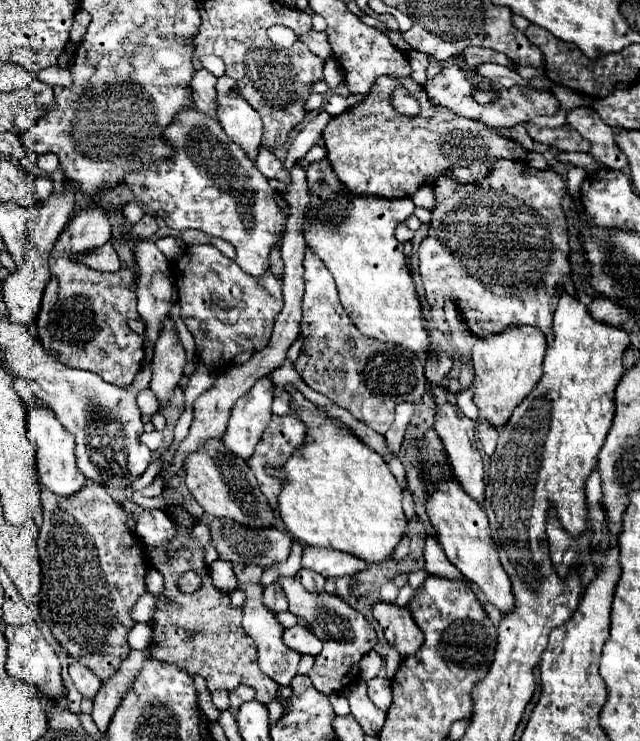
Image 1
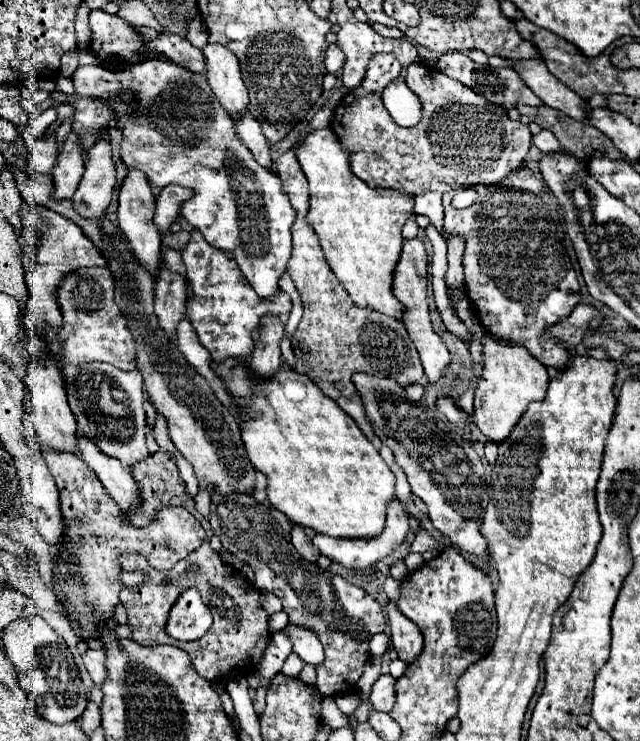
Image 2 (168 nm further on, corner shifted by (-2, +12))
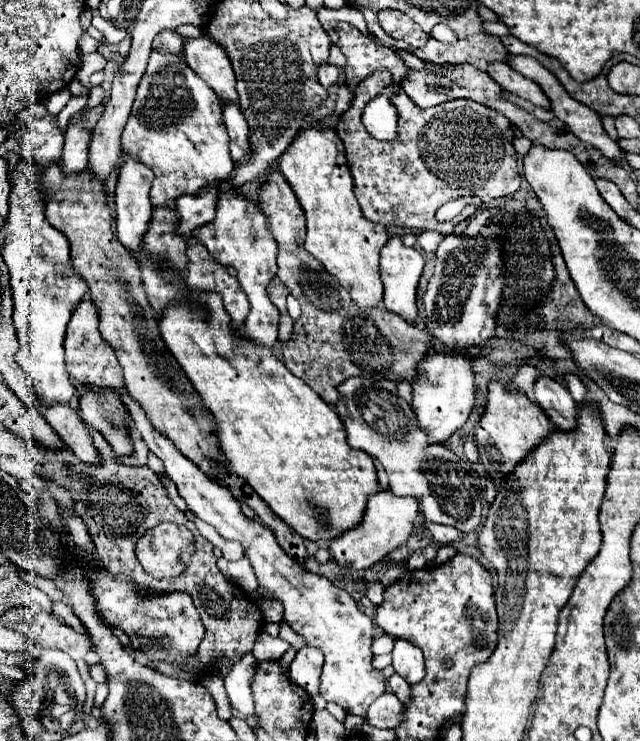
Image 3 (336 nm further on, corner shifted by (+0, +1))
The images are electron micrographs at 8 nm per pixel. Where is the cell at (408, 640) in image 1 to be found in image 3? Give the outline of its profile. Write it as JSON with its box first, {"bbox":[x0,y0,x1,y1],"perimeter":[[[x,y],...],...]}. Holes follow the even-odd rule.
{"bbox":[392,639,426,685],"perimeter":[[[398,639],[394,645],[394,651],[392,651],[392,657],[394,657],[392,665],[394,665],[396,673],[400,677],[404,677],[408,685],[414,685],[424,679],[424,673],[426,673],[424,671],[424,657],[418,647],[414,647],[408,641]]]}

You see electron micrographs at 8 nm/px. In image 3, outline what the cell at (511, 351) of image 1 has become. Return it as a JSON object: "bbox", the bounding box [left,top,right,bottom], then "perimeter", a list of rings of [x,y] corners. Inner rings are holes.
{"bbox":[474,381,552,485],"perimeter":[[[492,381],[488,389],[488,407],[476,425],[474,439],[488,477],[492,477],[498,485],[498,479],[506,479],[506,475],[514,473],[514,467],[520,463],[522,457],[530,453],[530,447],[536,447],[538,443],[542,443],[542,439],[546,439],[546,435],[552,431],[552,423],[546,413],[526,395],[508,393],[508,389],[498,381]]]}

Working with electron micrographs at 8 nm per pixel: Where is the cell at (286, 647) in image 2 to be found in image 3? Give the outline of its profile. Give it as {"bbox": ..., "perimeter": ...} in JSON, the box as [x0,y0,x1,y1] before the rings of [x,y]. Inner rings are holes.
{"bbox":[120,391,386,717],"perimeter":[[[120,391],[120,399],[128,407],[128,413],[136,429],[142,433],[142,439],[146,441],[148,449],[162,459],[168,477],[176,483],[178,493],[188,503],[190,511],[196,513],[196,517],[200,517],[208,525],[212,525],[222,537],[242,543],[244,557],[250,559],[258,575],[260,597],[264,593],[270,593],[276,599],[280,599],[284,603],[284,619],[290,623],[290,627],[298,635],[302,635],[310,647],[318,647],[324,653],[326,661],[320,677],[320,695],[326,701],[332,701],[346,709],[346,713],[364,717],[370,703],[386,691],[386,677],[372,667],[372,619],[358,607],[358,603],[344,589],[338,589],[322,575],[308,573],[306,569],[302,569],[302,565],[292,561],[292,557],[288,557],[282,551],[274,533],[266,525],[244,517],[240,511],[240,503],[234,499],[234,495],[218,481],[208,479],[208,475],[200,471],[198,465],[190,463],[190,459],[186,459],[174,447],[174,443],[166,439],[166,435],[158,433],[146,417],[144,409],[138,405],[138,401],[130,399],[126,391]]]}

